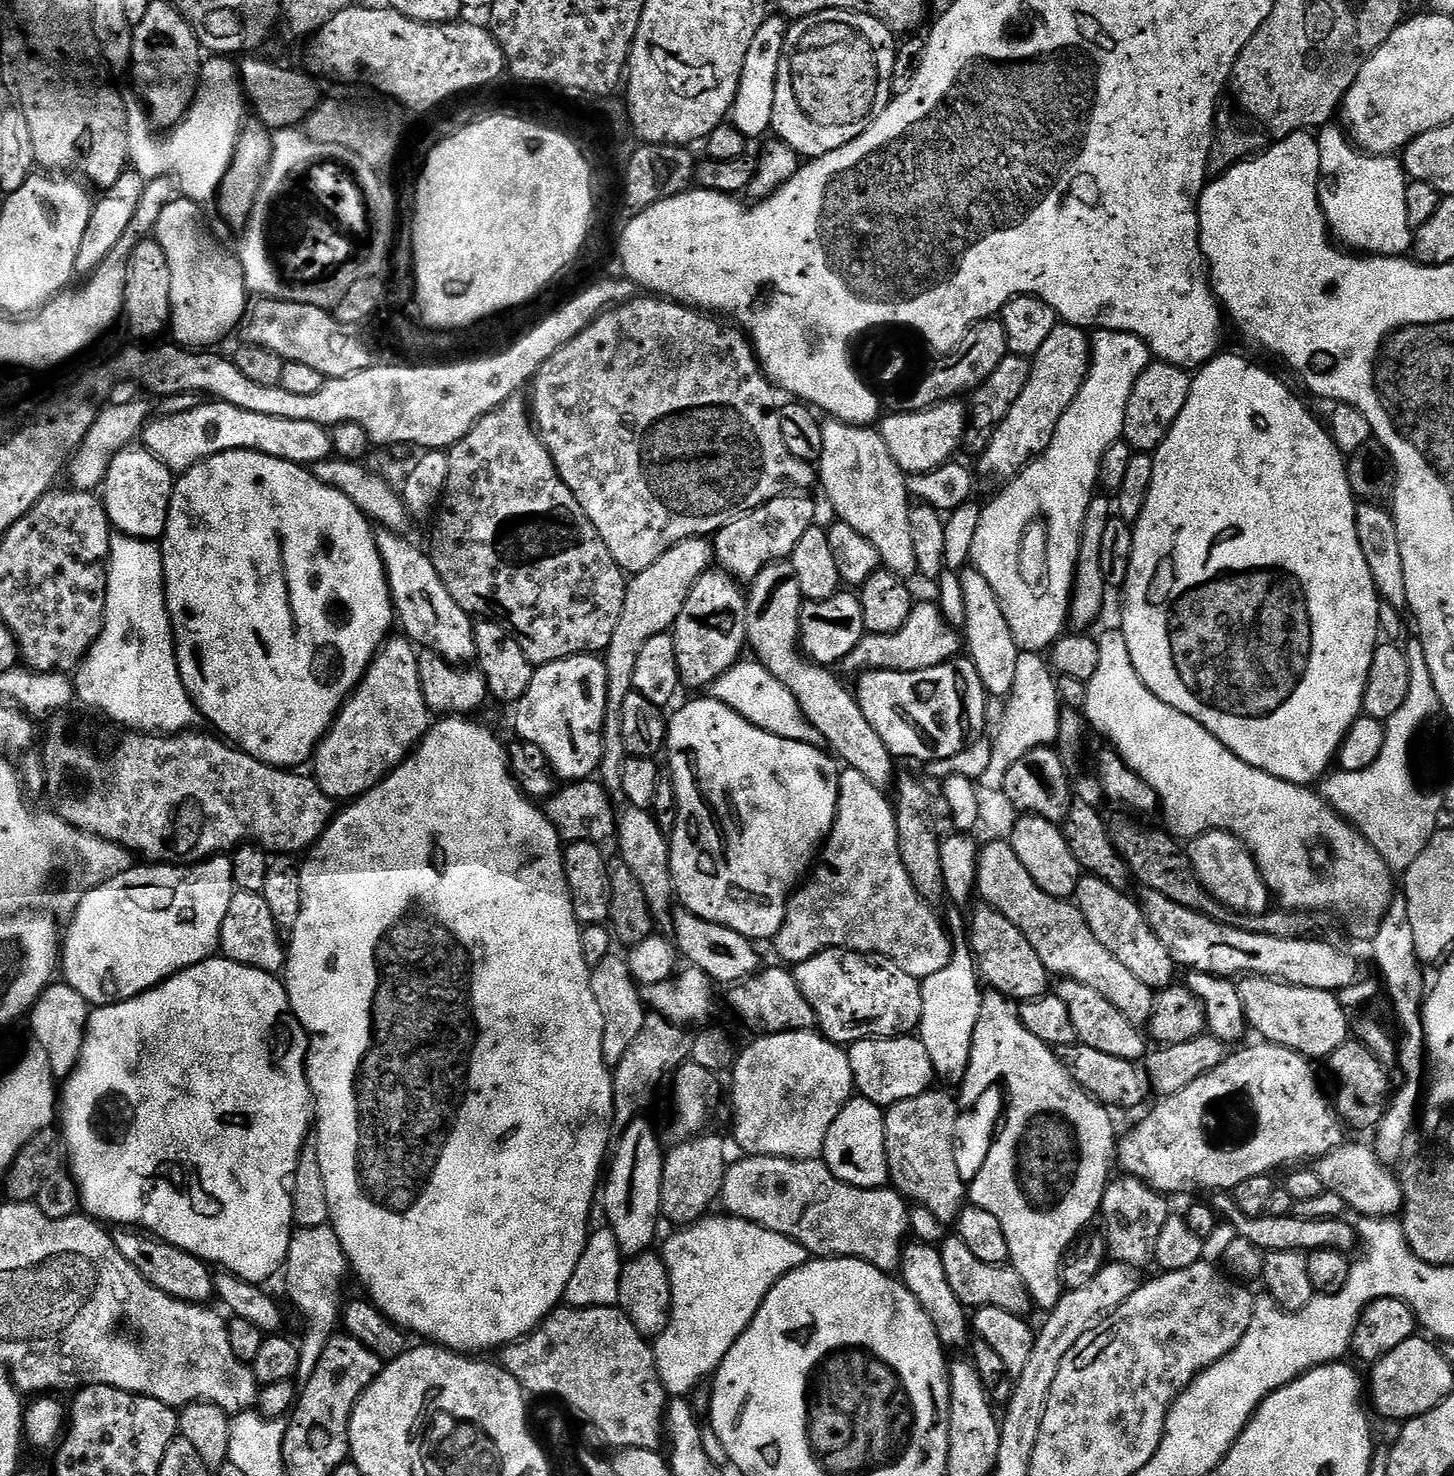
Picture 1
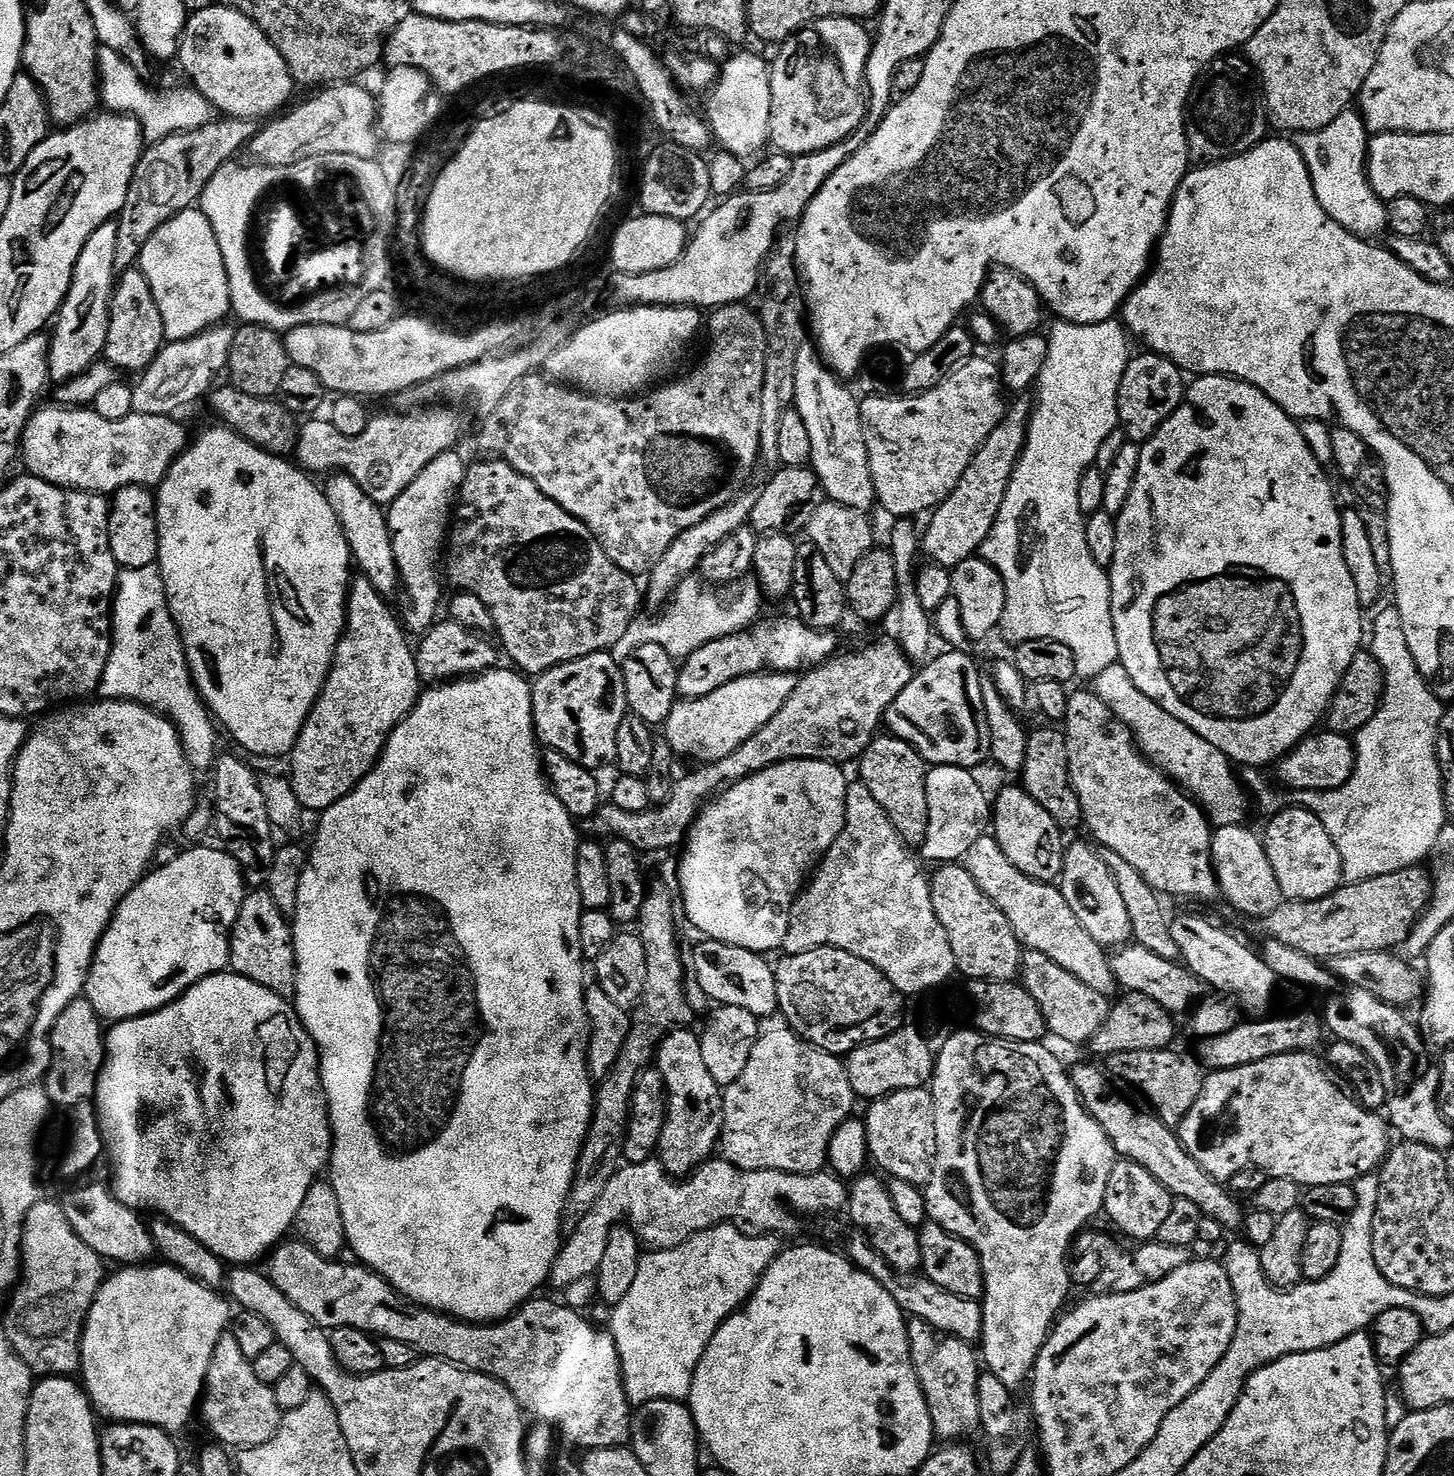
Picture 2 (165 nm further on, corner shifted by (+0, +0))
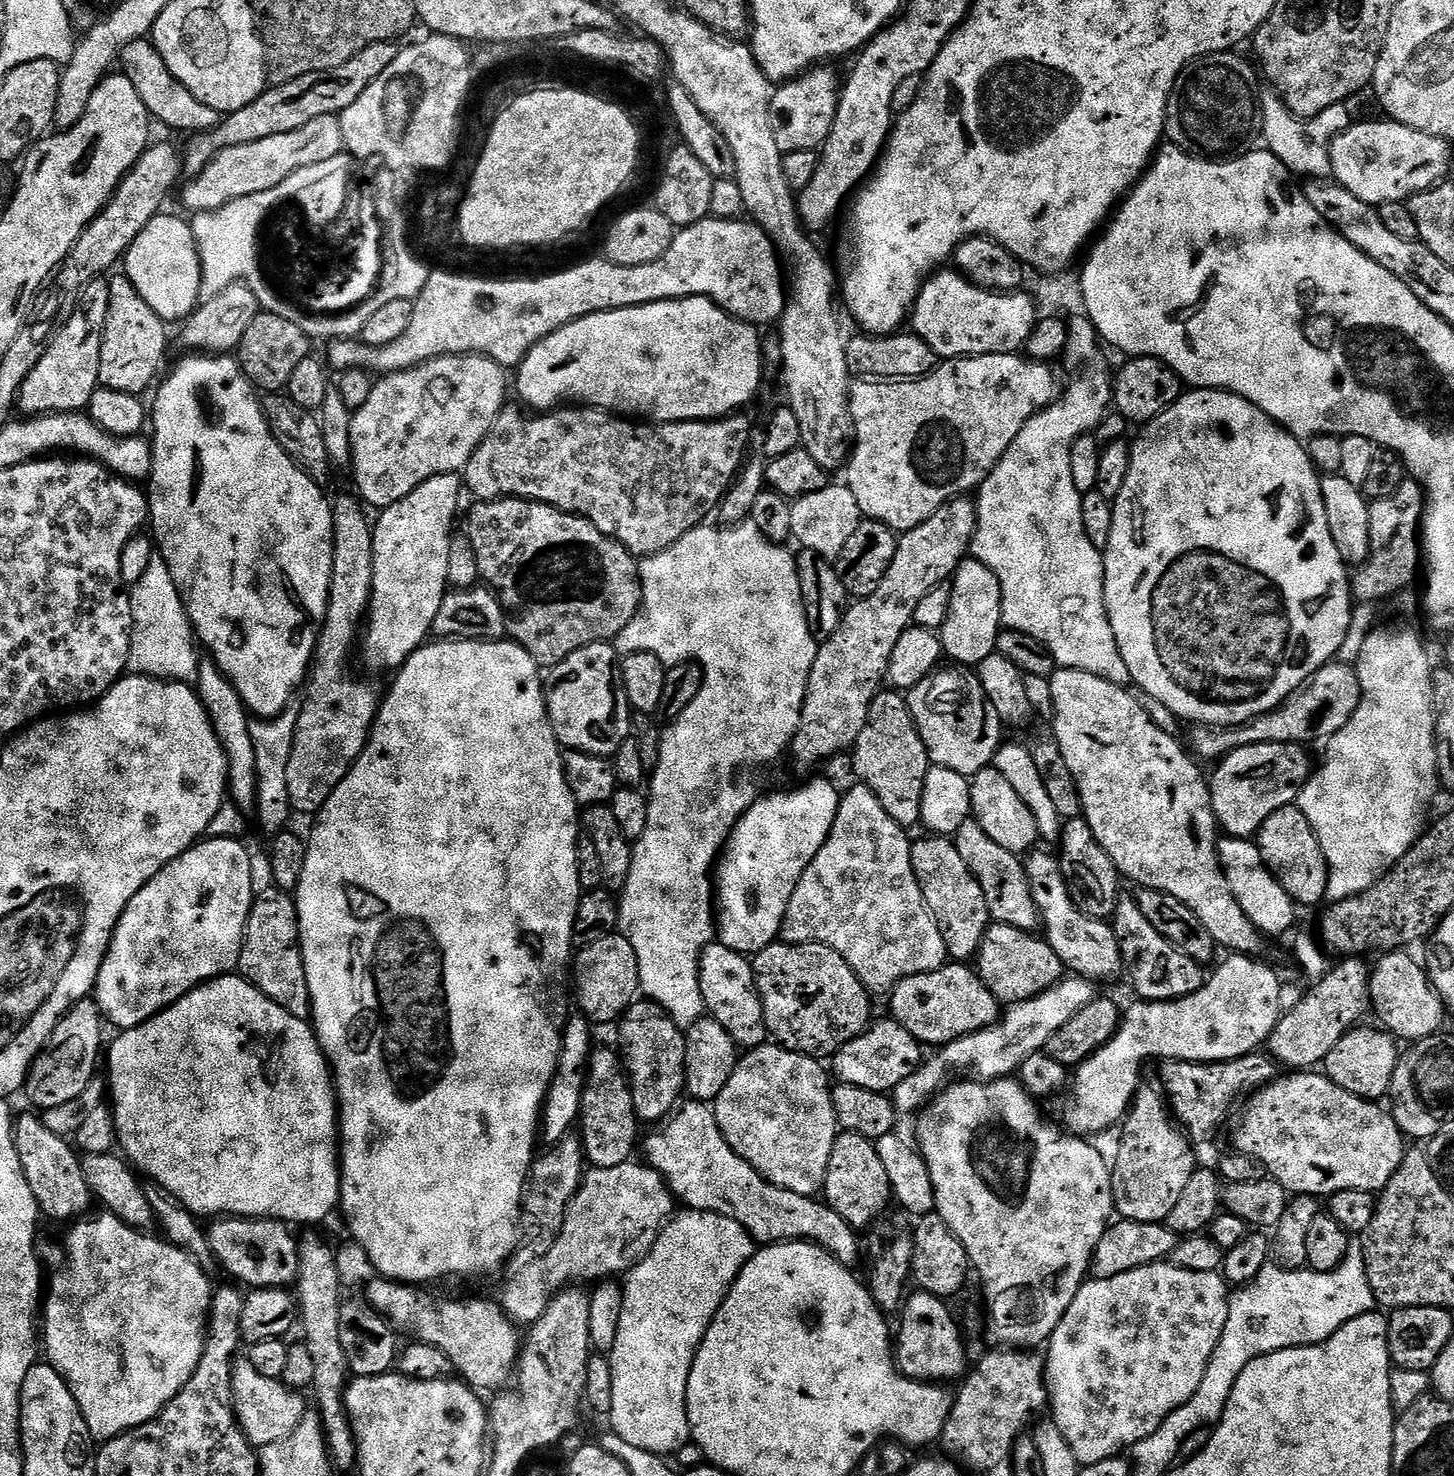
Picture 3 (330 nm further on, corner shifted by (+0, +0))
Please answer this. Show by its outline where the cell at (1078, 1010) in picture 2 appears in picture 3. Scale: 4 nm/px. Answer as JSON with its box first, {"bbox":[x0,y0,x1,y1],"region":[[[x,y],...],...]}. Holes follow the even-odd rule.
{"bbox":[974,923,1066,1005],"region":[[[993,923],[984,936],[980,951],[974,960],[984,985],[996,995],[1001,1005],[1021,1004],[1042,994],[1065,979],[1066,969],[1062,958],[1054,954],[1047,940],[1014,926]]]}

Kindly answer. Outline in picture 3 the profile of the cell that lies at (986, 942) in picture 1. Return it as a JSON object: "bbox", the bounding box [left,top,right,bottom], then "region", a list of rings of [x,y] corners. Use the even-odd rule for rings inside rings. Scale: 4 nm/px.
{"bbox":[912,834,993,962],"region":[[[935,834],[925,837],[912,845],[912,865],[922,886],[922,898],[934,922],[938,922],[938,930],[942,930],[942,942],[946,942],[949,957],[956,962],[971,961],[979,953],[984,936],[993,923],[986,906],[986,894],[982,894],[978,878],[974,878],[970,866],[966,866],[962,854],[958,854],[949,837]]]}

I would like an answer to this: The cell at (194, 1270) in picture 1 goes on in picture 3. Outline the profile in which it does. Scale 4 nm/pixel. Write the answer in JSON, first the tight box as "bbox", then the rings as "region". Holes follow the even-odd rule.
{"bbox":[15,1115,94,1221],"region":[[[39,1115],[19,1117],[15,1134],[18,1158],[22,1162],[26,1182],[30,1182],[30,1190],[34,1190],[41,1213],[47,1219],[49,1216],[52,1220],[79,1221],[87,1213],[84,1211],[94,1204],[94,1197],[90,1186],[86,1186],[77,1149],[65,1137],[54,1134],[54,1130],[46,1130]]]}

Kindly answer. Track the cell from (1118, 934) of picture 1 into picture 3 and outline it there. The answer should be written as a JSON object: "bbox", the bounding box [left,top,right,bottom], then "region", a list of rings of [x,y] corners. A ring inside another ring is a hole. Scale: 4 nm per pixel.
{"bbox":[1058,818,1122,921],"region":[[[1082,818],[1067,821],[1063,825],[1058,841],[1060,852],[1058,859],[1060,868],[1064,871],[1064,877],[1068,883],[1068,889],[1072,895],[1072,901],[1088,916],[1096,920],[1107,921],[1116,913],[1116,904],[1122,895],[1122,877],[1116,871],[1114,862],[1106,850],[1094,838],[1094,830]]]}

